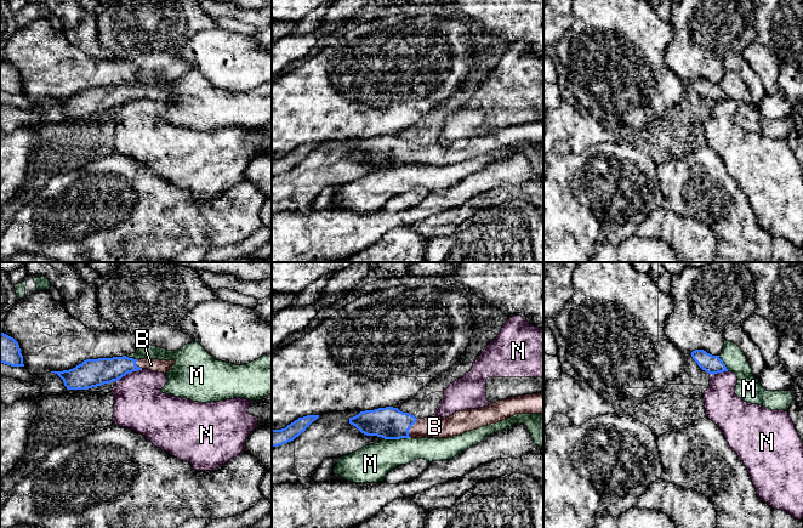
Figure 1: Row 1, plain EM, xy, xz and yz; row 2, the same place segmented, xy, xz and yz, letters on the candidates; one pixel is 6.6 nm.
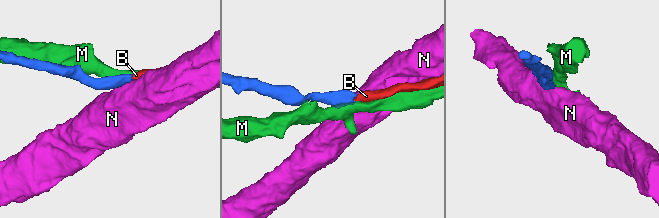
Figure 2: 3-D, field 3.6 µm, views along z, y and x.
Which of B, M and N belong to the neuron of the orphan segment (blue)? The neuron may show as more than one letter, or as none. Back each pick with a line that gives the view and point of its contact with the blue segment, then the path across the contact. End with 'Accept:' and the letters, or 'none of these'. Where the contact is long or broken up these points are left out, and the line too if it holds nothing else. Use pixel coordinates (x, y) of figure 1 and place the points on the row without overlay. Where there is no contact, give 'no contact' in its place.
B: xz (409, 157) | across xz (388, 151), (409, 157), (434, 154)
Accept: B

